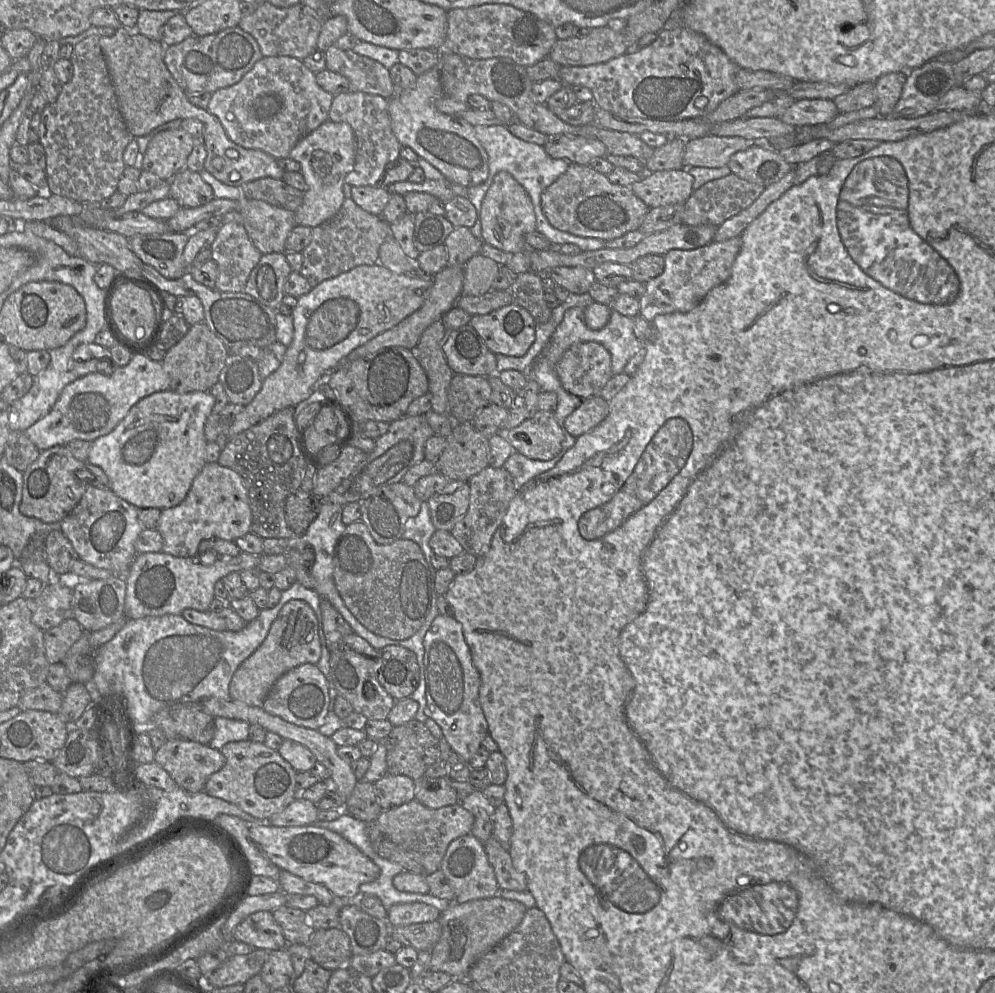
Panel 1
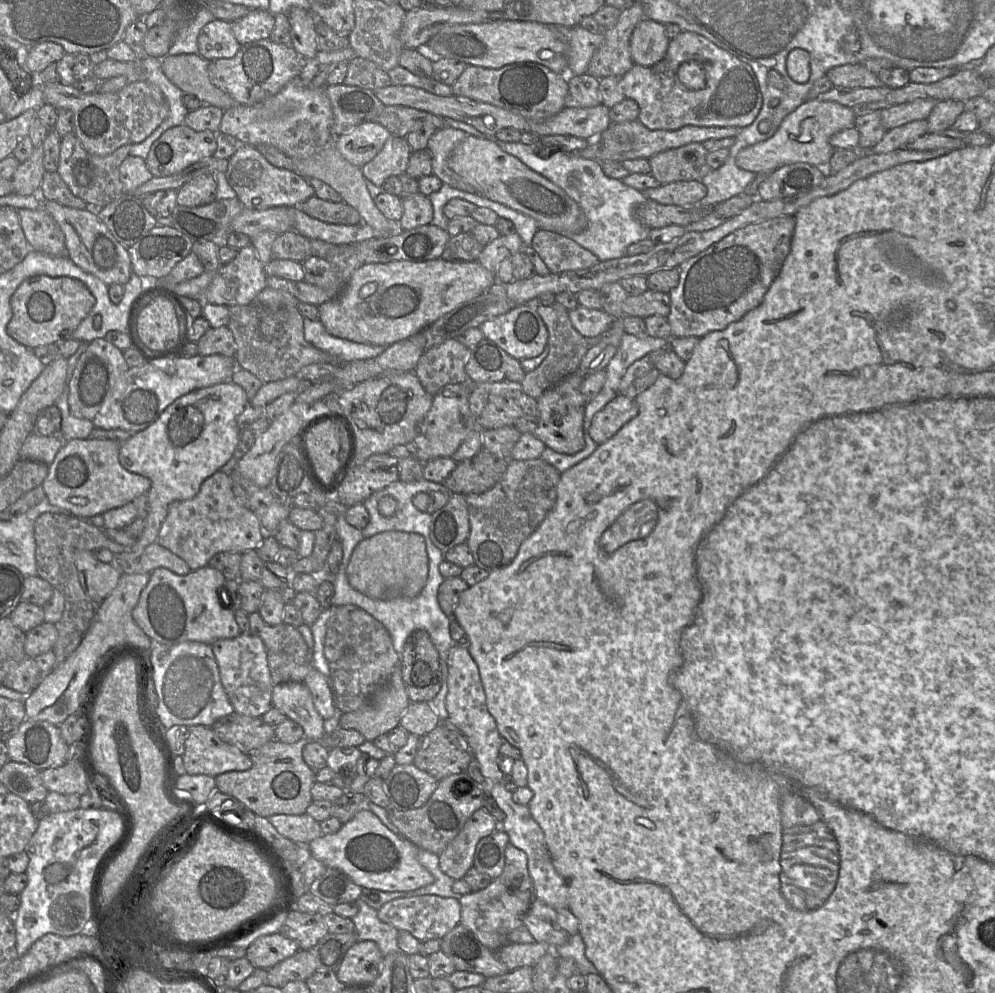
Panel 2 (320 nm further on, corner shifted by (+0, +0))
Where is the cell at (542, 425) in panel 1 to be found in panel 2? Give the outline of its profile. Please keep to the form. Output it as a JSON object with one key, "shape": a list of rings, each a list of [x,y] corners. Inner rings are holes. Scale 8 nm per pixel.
{"shape":[[[575,371],[564,377],[552,388],[543,392],[536,399],[538,425],[532,434],[540,439],[546,447],[558,453],[576,454],[585,446],[583,426],[588,400],[580,391],[580,386],[585,377],[586,375]]]}

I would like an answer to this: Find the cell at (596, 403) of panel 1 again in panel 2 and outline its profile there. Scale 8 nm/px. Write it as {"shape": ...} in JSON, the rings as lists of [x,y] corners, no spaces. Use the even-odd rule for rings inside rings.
{"shape":[[[618,394],[593,416],[589,435],[598,445],[613,437],[623,425],[638,414],[634,399]]]}

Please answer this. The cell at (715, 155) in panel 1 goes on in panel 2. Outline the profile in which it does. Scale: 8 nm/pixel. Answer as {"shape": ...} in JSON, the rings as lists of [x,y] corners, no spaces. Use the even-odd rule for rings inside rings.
{"shape":[[[817,98],[806,101],[782,120],[772,137],[740,150],[736,164],[739,168],[755,174],[772,173],[783,165],[797,162],[825,168],[835,150],[830,144],[831,136],[842,130],[854,128],[857,114],[854,108],[837,102],[820,101]]]}

